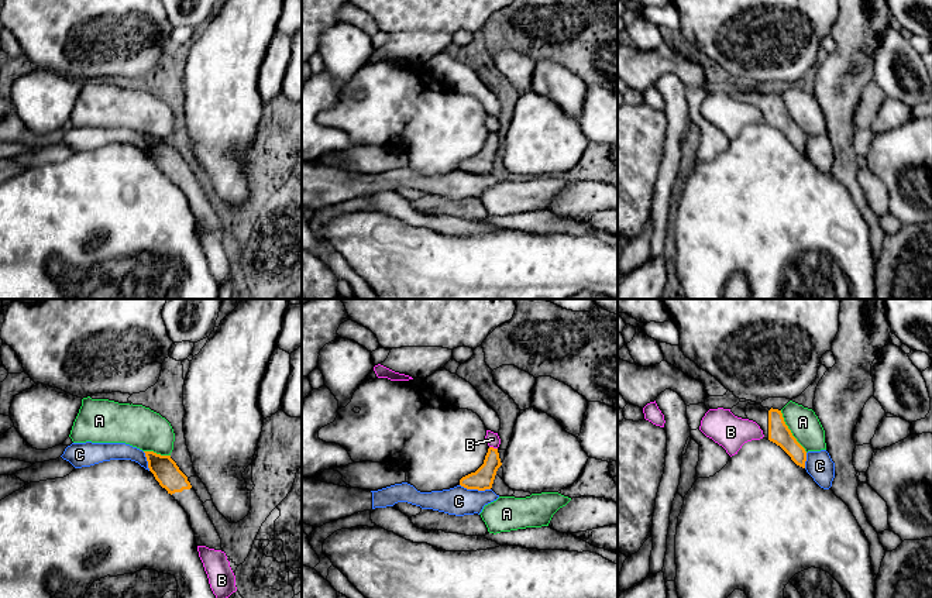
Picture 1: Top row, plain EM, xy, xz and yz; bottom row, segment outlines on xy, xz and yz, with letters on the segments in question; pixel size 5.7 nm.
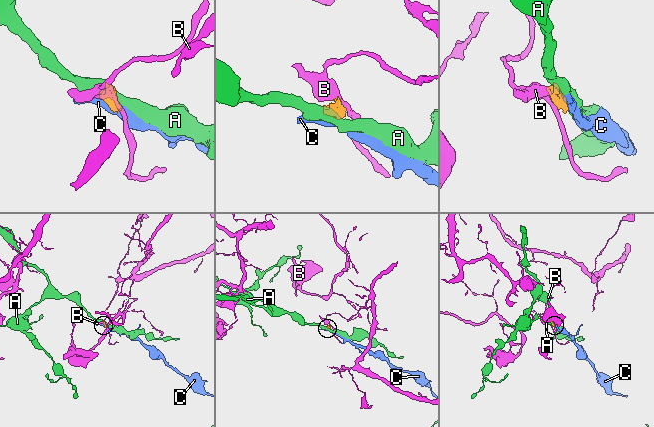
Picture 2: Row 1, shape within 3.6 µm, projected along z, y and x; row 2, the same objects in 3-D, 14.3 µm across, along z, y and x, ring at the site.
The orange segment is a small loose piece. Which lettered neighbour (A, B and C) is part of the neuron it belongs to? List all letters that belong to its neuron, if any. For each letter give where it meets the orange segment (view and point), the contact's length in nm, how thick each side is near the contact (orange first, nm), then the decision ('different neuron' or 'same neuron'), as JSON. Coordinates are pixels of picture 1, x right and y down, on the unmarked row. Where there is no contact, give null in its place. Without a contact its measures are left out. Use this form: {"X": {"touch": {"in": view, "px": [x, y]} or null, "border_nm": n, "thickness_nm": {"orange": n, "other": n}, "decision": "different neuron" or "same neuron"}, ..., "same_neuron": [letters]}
{"A": {"touch": {"in": "yz", "px": [790, 116]}, "border_nm": 280, "thickness_nm": {"orange": 120, "other": 170}, "decision": "different neuron"}, "B": {"touch": {"in": "xz", "px": [492, 131]}, "border_nm": 50, "thickness_nm": {"orange": 120, "other": 80}, "decision": "different neuron"}, "C": {"touch": {"in": "xz", "px": [475, 172]}, "border_nm": 180, "thickness_nm": {"orange": 120, "other": 170}, "decision": "different neuron"}, "same_neuron": []}

